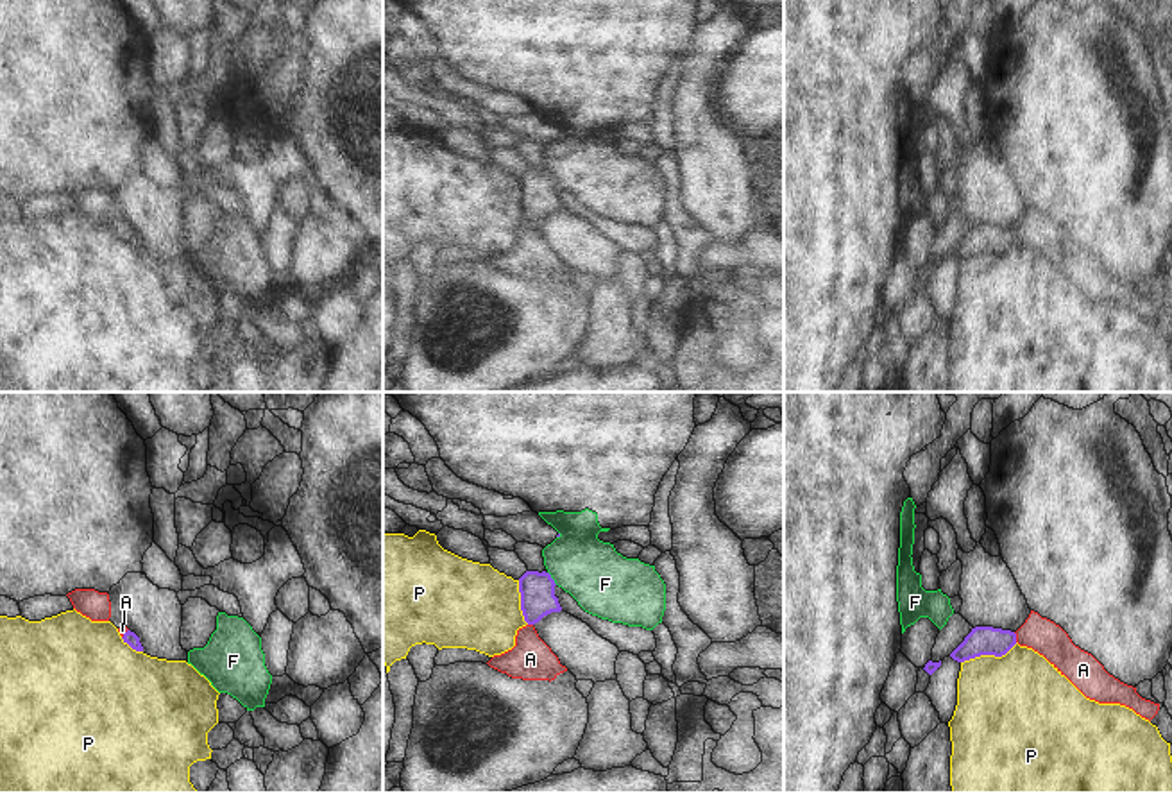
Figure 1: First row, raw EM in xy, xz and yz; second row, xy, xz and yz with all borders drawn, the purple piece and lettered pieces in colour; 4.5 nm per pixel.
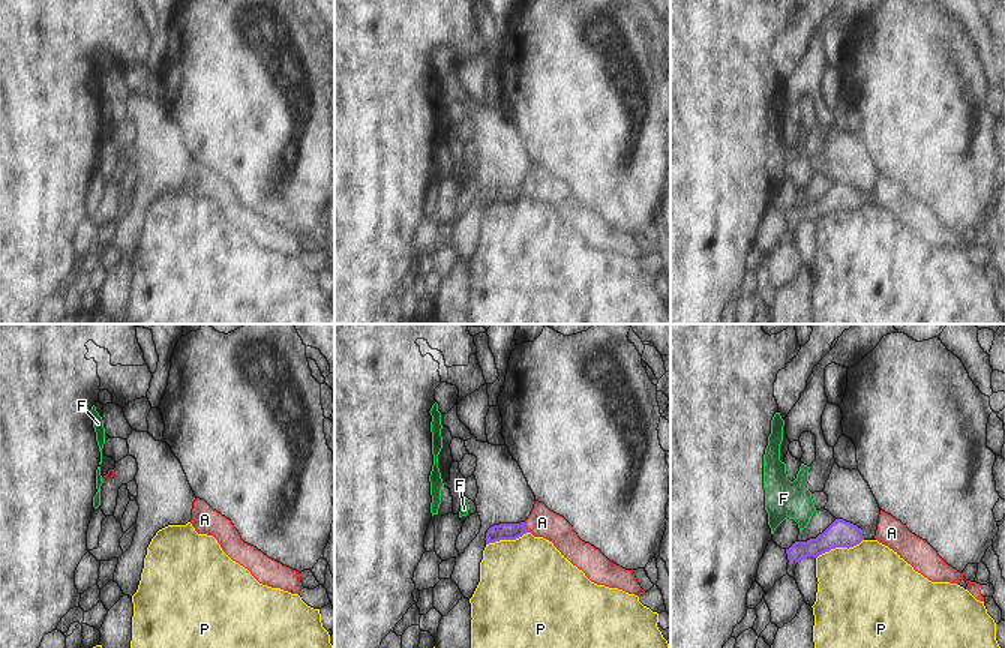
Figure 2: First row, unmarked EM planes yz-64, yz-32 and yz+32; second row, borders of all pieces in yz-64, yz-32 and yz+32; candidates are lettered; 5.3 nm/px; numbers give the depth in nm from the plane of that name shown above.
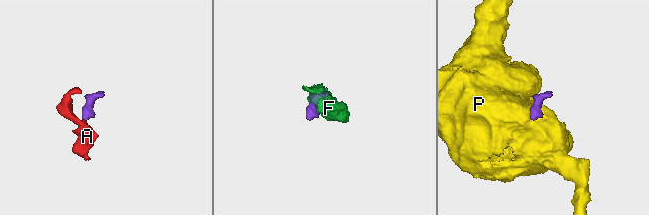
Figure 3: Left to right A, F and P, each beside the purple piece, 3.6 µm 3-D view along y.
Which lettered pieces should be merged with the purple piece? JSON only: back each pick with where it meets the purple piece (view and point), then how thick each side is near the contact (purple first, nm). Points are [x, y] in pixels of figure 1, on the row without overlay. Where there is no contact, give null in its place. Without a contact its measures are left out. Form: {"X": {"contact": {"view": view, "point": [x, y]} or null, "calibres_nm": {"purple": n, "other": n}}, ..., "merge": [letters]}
{"A": {"contact": {"view": "yz", "point": [1015, 237]}, "calibres_nm": {"purple": 130, "other": 160}}, "merge": ["A"]}

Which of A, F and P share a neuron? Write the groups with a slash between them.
A / F P

